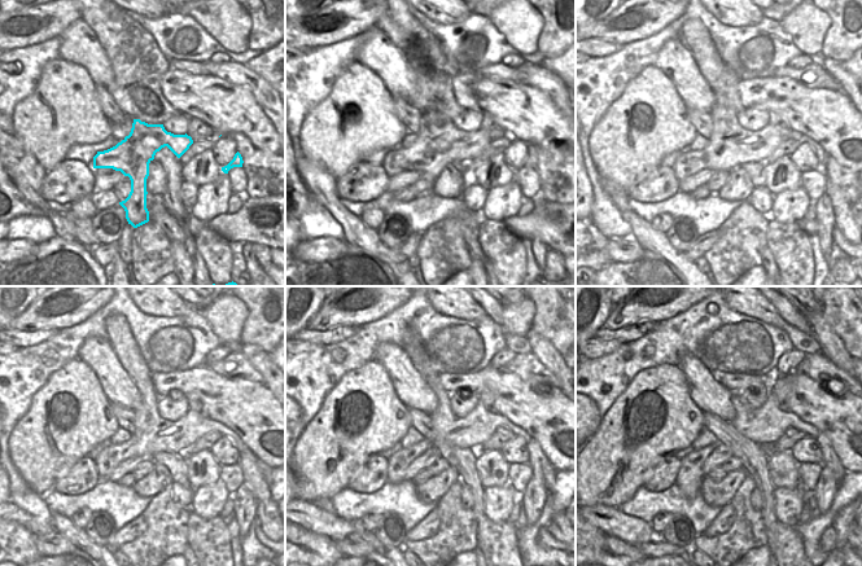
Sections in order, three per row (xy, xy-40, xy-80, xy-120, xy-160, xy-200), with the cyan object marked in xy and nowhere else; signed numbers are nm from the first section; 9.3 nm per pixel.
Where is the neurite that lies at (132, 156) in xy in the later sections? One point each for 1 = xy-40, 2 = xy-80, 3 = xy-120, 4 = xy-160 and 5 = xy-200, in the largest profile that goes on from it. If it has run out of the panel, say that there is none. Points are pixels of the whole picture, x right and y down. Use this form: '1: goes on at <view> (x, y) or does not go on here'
1: goes on at xy-40 (438, 143)
2: goes on at xy-80 (730, 145)
3: goes on at xy-120 (153, 434)
4: goes on at xy-160 (477, 426)
5: goes on at xy-200 (769, 422)

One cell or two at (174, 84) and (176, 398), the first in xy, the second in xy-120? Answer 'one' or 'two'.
two

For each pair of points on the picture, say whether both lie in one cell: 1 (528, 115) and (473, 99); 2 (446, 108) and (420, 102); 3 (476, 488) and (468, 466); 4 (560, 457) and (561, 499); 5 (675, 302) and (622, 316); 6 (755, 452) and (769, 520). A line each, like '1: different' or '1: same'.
1: same
2: same
3: same
4: different
5: same
6: same

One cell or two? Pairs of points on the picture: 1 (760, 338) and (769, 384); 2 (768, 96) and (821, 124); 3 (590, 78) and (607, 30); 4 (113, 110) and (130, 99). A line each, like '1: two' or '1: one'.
1: two
2: one
3: two
4: two

